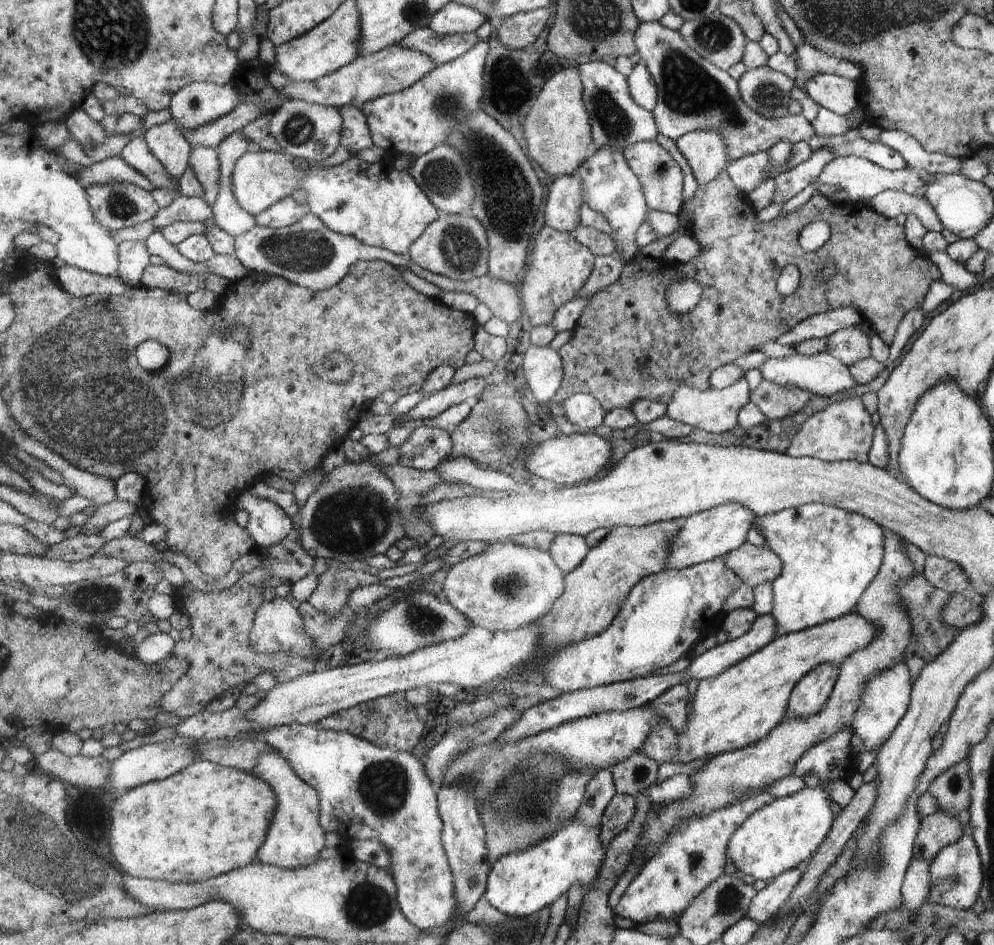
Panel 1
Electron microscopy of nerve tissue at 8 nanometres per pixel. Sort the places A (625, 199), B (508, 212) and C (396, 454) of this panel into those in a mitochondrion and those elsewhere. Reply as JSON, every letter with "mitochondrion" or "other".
{"A":"other","B":"mitochondrion","C":"other"}

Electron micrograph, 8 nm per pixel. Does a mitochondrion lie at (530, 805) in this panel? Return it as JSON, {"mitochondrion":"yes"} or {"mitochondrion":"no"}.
{"mitochondrion":"yes"}

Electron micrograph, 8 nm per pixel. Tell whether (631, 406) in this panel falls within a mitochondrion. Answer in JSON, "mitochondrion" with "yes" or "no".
{"mitochondrion":"no"}

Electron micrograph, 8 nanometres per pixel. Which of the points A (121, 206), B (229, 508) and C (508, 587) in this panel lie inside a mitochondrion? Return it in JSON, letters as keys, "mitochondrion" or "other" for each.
{"A":"mitochondrion","B":"other","C":"mitochondrion"}

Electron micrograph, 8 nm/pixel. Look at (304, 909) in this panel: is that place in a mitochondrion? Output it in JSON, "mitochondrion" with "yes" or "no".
{"mitochondrion":"no"}

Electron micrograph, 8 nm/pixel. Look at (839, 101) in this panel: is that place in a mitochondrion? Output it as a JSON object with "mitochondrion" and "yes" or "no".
{"mitochondrion":"no"}

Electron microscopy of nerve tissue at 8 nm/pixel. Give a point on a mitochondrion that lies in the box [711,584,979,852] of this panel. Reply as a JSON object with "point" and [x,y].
{"point":[954,784]}

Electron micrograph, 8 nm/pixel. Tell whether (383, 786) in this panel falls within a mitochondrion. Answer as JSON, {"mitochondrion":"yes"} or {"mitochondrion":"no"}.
{"mitochondrion":"yes"}

